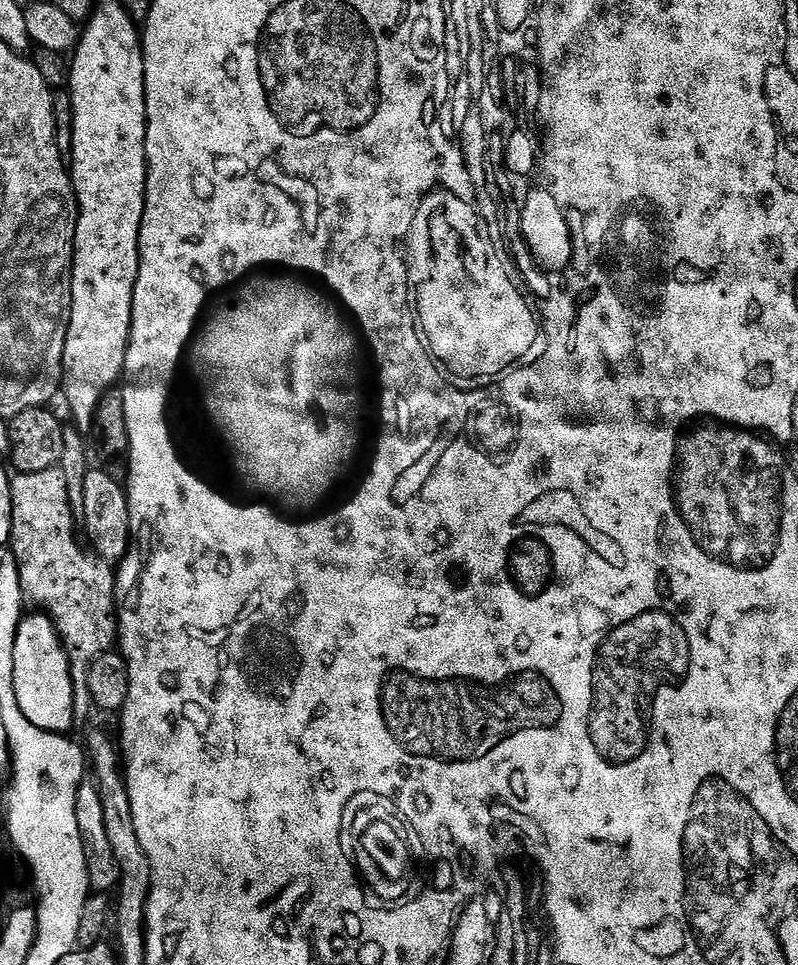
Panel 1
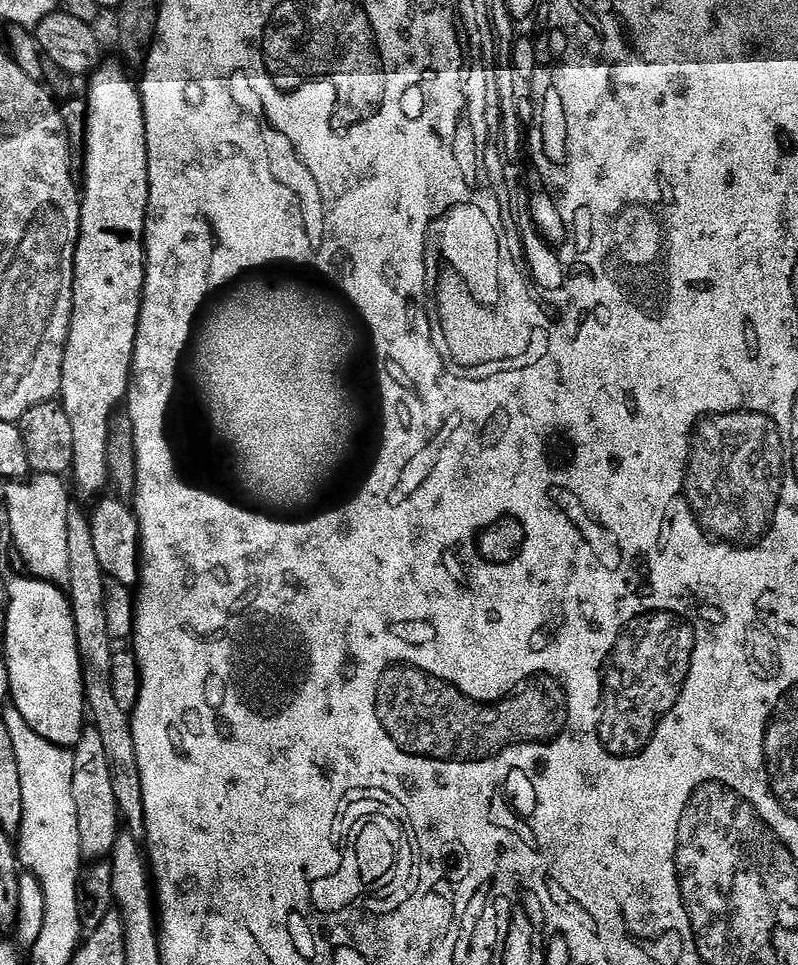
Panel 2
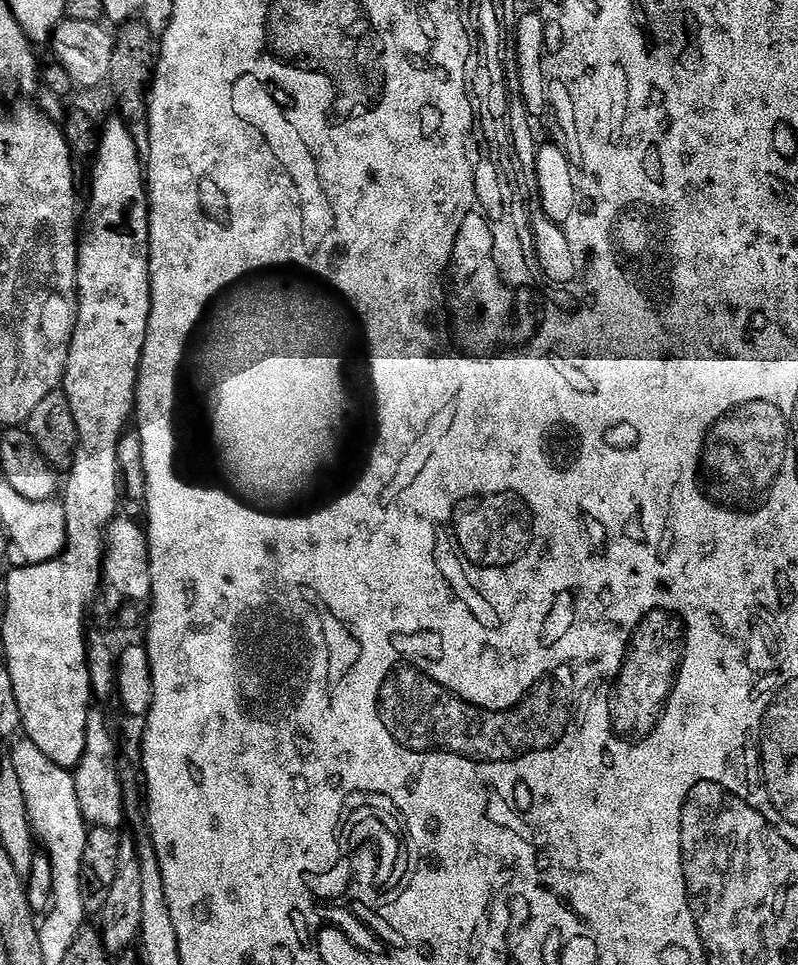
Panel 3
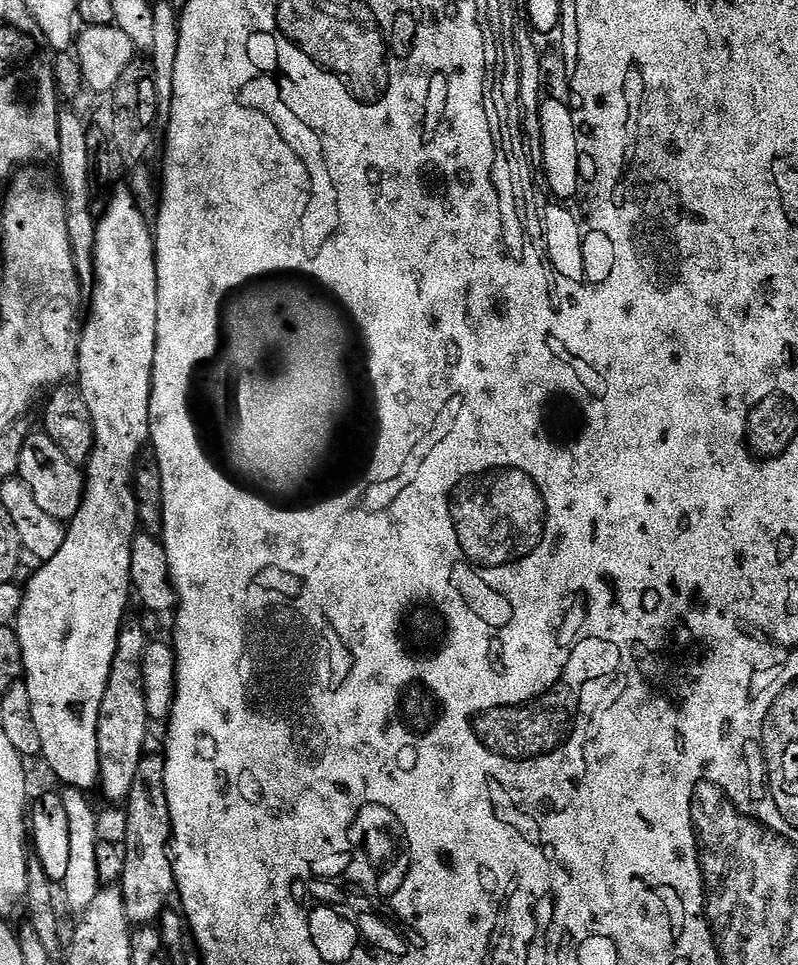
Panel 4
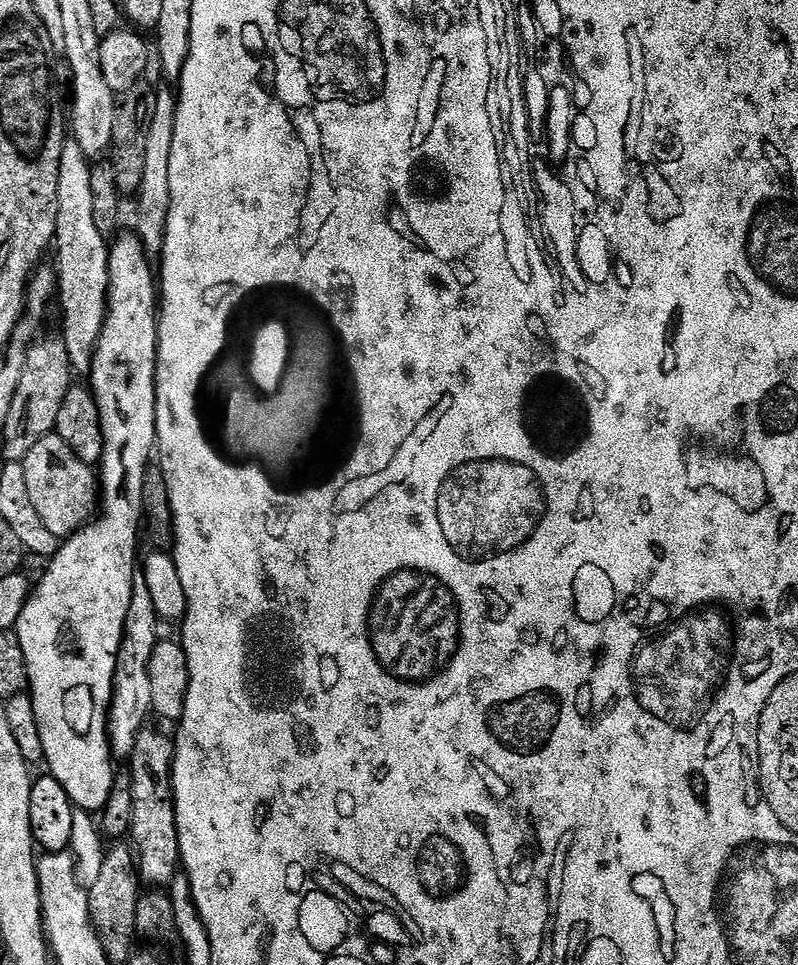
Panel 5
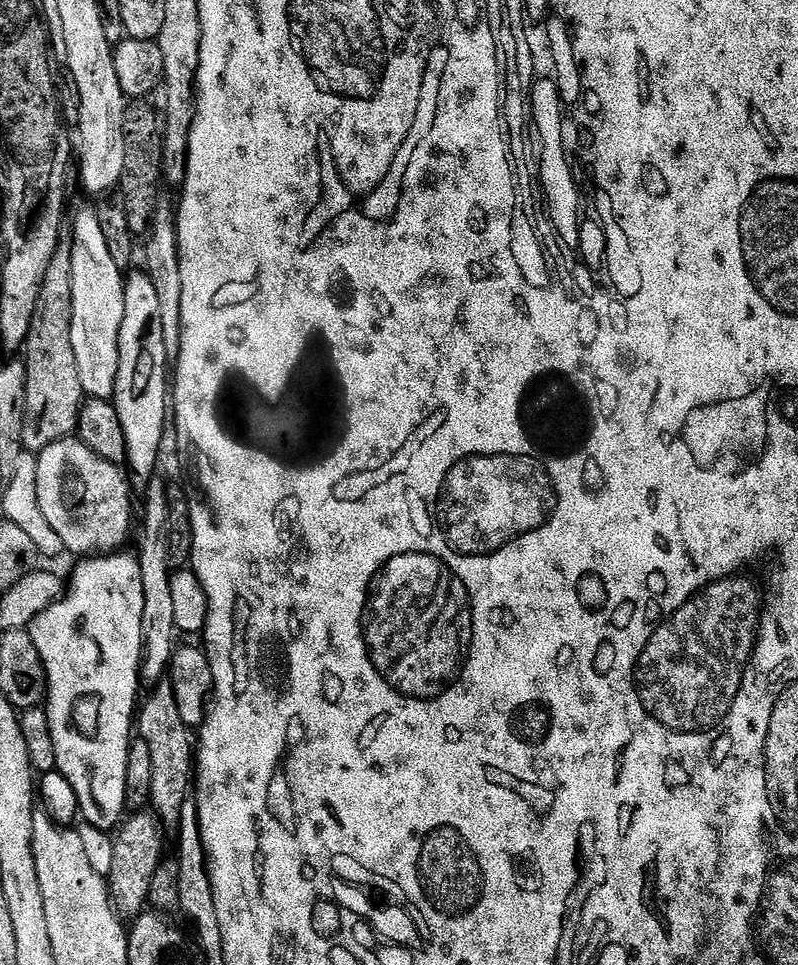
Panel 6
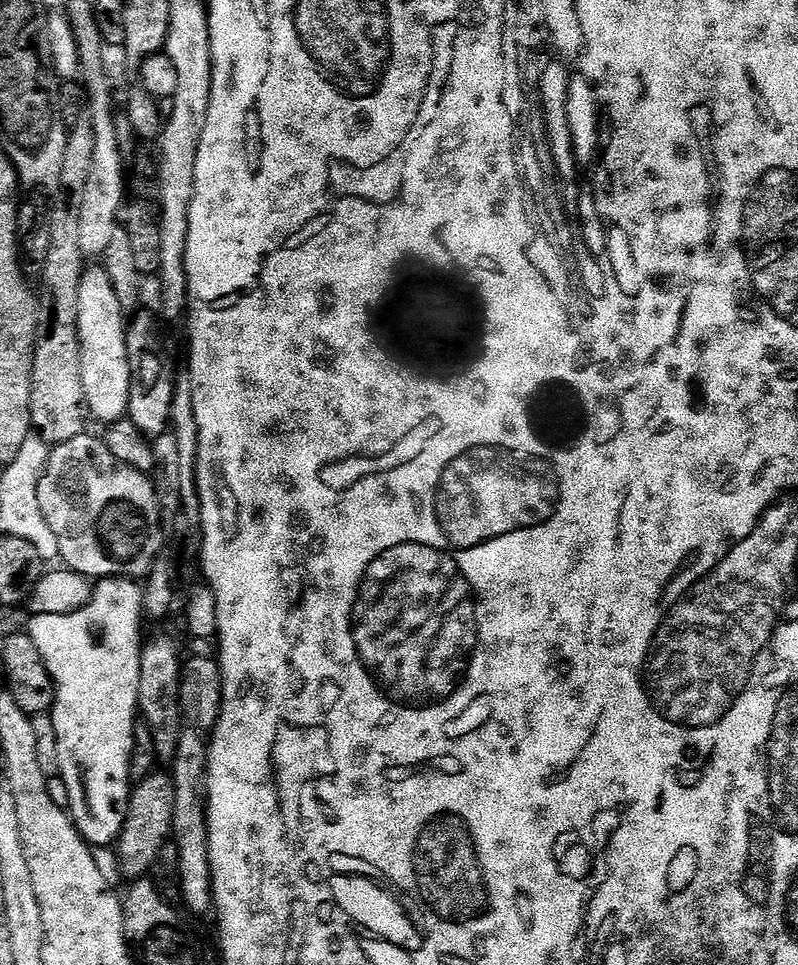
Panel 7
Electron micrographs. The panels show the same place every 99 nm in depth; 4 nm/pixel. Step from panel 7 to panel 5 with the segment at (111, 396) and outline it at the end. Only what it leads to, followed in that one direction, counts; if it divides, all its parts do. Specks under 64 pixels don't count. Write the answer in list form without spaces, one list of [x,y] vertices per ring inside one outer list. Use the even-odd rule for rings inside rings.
[[[75,138],[65,139],[62,162],[58,168],[58,218],[54,271],[58,281],[58,304],[64,307],[62,339],[70,354],[73,373],[91,373],[96,344],[108,317],[108,287],[110,286],[109,241],[98,234],[94,223],[94,194],[90,190],[92,164],[90,157],[78,146]]]

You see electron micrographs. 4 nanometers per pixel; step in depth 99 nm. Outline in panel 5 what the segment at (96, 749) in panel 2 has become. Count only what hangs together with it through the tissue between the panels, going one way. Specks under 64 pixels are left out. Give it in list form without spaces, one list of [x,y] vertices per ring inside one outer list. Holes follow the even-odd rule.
[[[138,574],[132,587],[130,614],[126,616],[122,646],[116,655],[116,673],[112,687],[112,707],[108,716],[108,743],[112,745],[112,754],[117,761],[127,761],[138,742],[138,734],[149,723],[148,716],[153,715],[150,691],[150,656],[154,654],[156,641],[161,639],[162,621],[154,610],[154,601],[150,598],[150,589],[146,578]]]

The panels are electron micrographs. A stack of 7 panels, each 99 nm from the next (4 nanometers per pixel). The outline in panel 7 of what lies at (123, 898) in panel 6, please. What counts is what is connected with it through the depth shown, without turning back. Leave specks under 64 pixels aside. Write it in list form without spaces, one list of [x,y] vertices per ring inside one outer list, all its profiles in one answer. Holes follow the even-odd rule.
[[[153,771],[152,775],[135,785],[132,799],[128,806],[128,817],[124,831],[118,841],[120,870],[129,881],[135,882],[147,877],[153,871],[162,846],[172,840],[174,822],[174,782],[167,771]]]

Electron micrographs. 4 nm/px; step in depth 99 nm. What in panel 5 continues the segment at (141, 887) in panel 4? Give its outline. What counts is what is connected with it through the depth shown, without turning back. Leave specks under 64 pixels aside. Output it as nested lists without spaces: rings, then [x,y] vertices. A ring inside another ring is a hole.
[[[146,726],[140,731],[138,742],[130,757],[132,797],[134,798],[134,818],[130,840],[133,840],[131,843],[138,853],[141,881],[156,890],[171,885],[182,868],[176,821],[176,799],[172,789],[172,768],[175,758],[176,744],[173,737],[171,740],[170,737],[155,732],[152,726]]]

